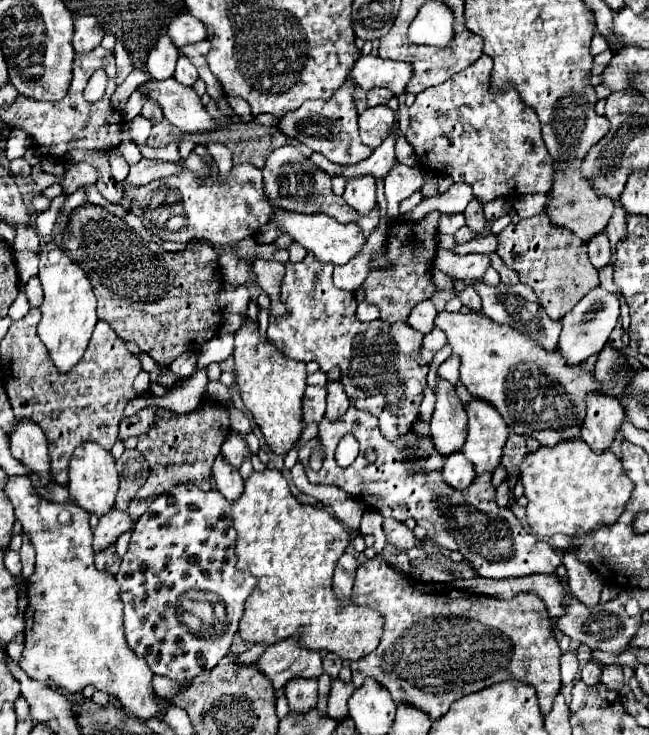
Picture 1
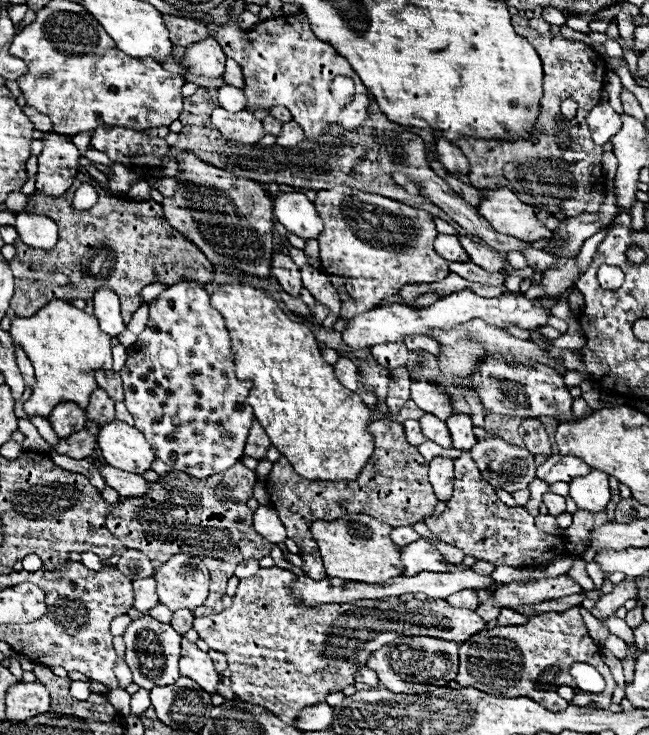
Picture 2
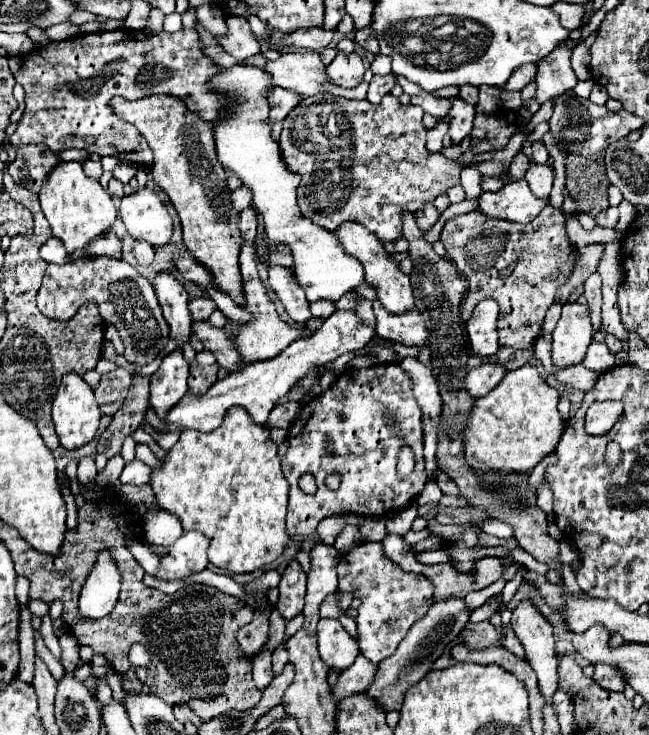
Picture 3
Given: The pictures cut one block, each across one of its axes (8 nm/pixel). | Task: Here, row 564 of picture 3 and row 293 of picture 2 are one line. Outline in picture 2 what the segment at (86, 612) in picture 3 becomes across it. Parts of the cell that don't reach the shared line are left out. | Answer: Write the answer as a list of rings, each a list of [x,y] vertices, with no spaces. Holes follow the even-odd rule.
[[[96,288],[94,298],[92,298],[92,306],[94,306],[94,316],[100,322],[100,328],[106,334],[116,336],[126,330],[122,316],[120,316],[120,302],[118,302],[118,296],[114,290]]]

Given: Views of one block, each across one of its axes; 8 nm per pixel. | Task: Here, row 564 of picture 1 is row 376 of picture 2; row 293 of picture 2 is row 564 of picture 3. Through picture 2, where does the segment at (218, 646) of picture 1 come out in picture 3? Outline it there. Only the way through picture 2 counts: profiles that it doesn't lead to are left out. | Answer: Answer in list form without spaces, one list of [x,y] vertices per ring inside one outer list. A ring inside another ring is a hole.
[[[184,532],[172,546],[166,548],[166,556],[160,558],[162,566],[156,576],[162,580],[176,580],[204,570],[208,564],[206,548],[208,538],[204,534]]]

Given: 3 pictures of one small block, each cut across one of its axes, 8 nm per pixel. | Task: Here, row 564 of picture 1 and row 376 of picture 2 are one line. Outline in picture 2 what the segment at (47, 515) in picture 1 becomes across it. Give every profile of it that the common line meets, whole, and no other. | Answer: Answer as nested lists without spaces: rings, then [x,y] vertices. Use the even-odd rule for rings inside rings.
[[[52,300],[30,318],[14,318],[10,336],[24,348],[36,370],[32,396],[24,402],[24,410],[30,416],[48,418],[54,406],[62,402],[74,402],[86,408],[94,388],[98,388],[94,372],[112,370],[110,336],[98,328],[94,316],[74,308],[66,300]]]

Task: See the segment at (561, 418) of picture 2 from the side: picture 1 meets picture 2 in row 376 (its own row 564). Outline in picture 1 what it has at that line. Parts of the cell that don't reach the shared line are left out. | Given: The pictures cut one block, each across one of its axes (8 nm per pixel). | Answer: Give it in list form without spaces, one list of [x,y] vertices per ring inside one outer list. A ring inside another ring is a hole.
[[[350,406],[344,418],[336,424],[324,418],[318,424],[318,436],[298,448],[298,460],[304,466],[310,484],[338,486],[370,508],[376,508],[382,516],[392,516],[400,522],[404,522],[406,518],[414,518],[418,526],[426,528],[428,540],[448,548],[450,552],[462,552],[464,560],[470,562],[472,568],[478,570],[478,574],[484,578],[554,574],[562,564],[562,556],[556,548],[552,548],[546,540],[530,534],[510,512],[510,508],[498,508],[496,490],[490,484],[490,476],[480,476],[480,480],[474,480],[464,492],[448,488],[448,484],[440,480],[444,456],[436,452],[430,438],[420,438],[416,432],[410,432],[396,442],[388,442],[380,434],[378,420],[370,412],[362,412]],[[344,434],[356,436],[356,440],[360,442],[360,456],[364,456],[366,448],[374,448],[378,460],[362,468],[340,468],[334,460],[334,450]],[[318,446],[326,450],[326,460],[324,466],[314,472],[308,466],[308,458]]]

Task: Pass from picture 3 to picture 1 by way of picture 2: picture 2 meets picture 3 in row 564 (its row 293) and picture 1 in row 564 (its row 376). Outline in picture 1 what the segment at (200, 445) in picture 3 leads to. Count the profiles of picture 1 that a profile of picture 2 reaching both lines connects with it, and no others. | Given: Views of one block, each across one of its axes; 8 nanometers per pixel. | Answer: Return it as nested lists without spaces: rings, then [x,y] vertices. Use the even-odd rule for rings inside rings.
[[[270,468],[264,472],[254,472],[246,480],[244,494],[240,500],[236,500],[236,504],[232,504],[232,518],[238,532],[236,556],[240,566],[248,568],[250,574],[258,578],[258,586],[248,598],[244,618],[240,620],[238,634],[244,642],[272,646],[280,640],[296,636],[300,648],[328,650],[338,654],[342,660],[360,660],[376,650],[384,632],[382,614],[368,606],[358,606],[352,600],[342,602],[332,590],[332,574],[336,562],[352,542],[350,530],[340,520],[336,520],[326,508],[320,510],[300,504],[292,496],[286,478],[278,470]]]

